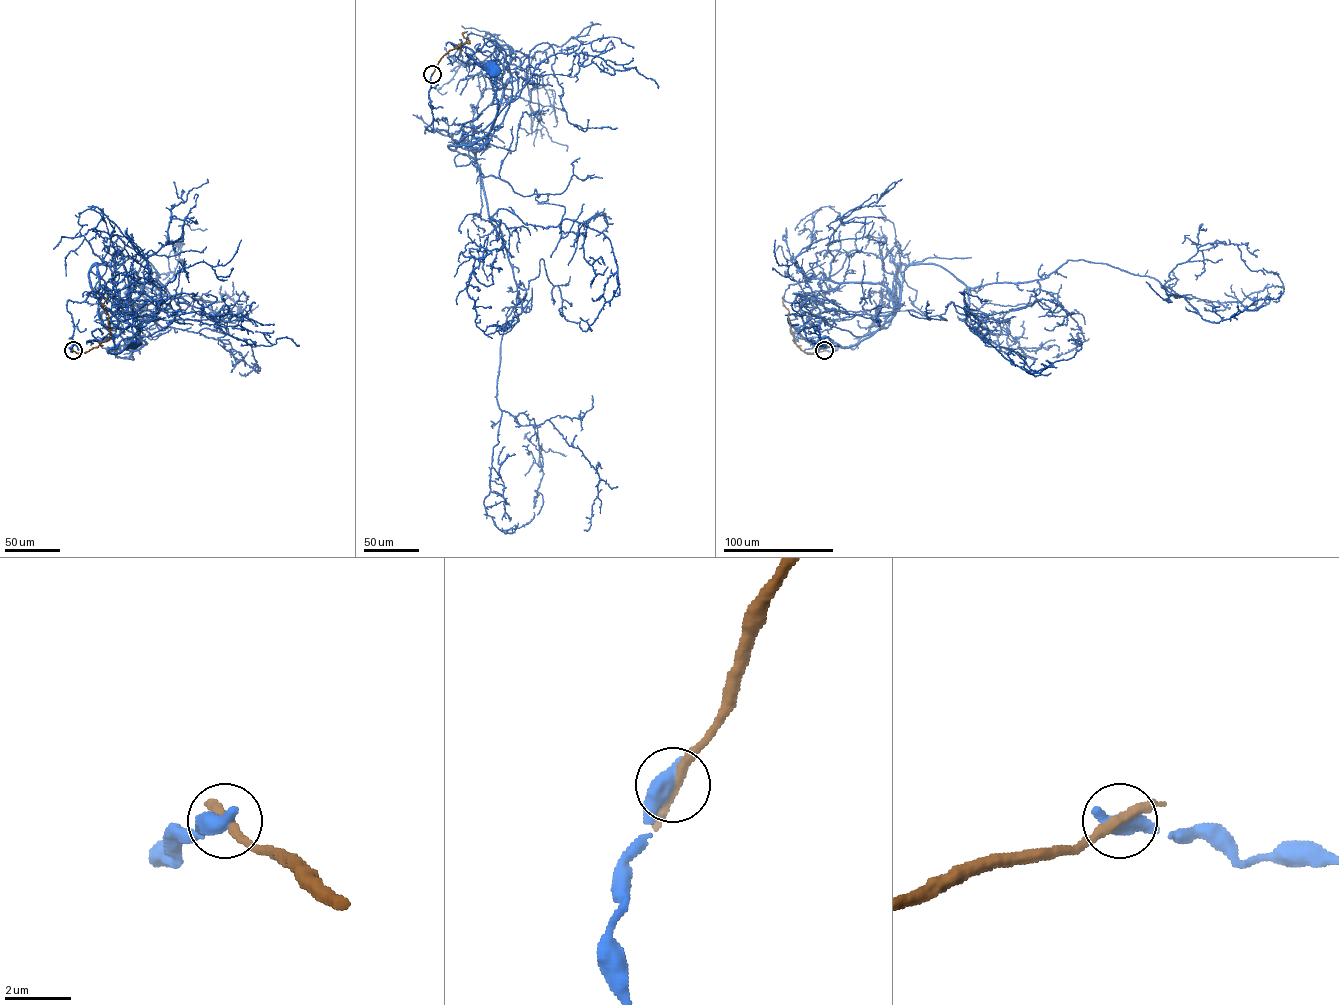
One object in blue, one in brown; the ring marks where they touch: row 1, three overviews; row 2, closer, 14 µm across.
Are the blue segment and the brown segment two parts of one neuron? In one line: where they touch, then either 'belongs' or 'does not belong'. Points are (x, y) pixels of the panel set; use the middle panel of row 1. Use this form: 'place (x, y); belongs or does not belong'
place (432, 74); does not belong

